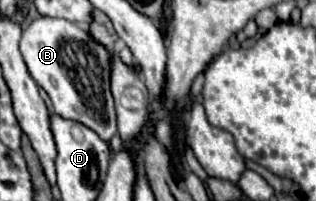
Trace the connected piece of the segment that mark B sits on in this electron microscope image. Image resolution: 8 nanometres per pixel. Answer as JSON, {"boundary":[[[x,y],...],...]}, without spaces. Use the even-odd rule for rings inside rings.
{"boundary":[[[40,17],[38,21],[32,21],[28,29],[24,29],[20,53],[26,61],[32,79],[38,83],[38,87],[42,87],[48,93],[52,101],[52,111],[56,115],[90,127],[104,141],[112,139],[112,135],[116,133],[116,111],[110,93],[110,53],[106,53],[106,49],[102,49],[102,45],[98,45],[98,41],[90,37],[88,27],[80,27],[66,19]],[[82,67],[90,67],[90,85],[88,73],[86,77],[80,73]],[[70,69],[76,69],[76,73],[70,73]]]}

